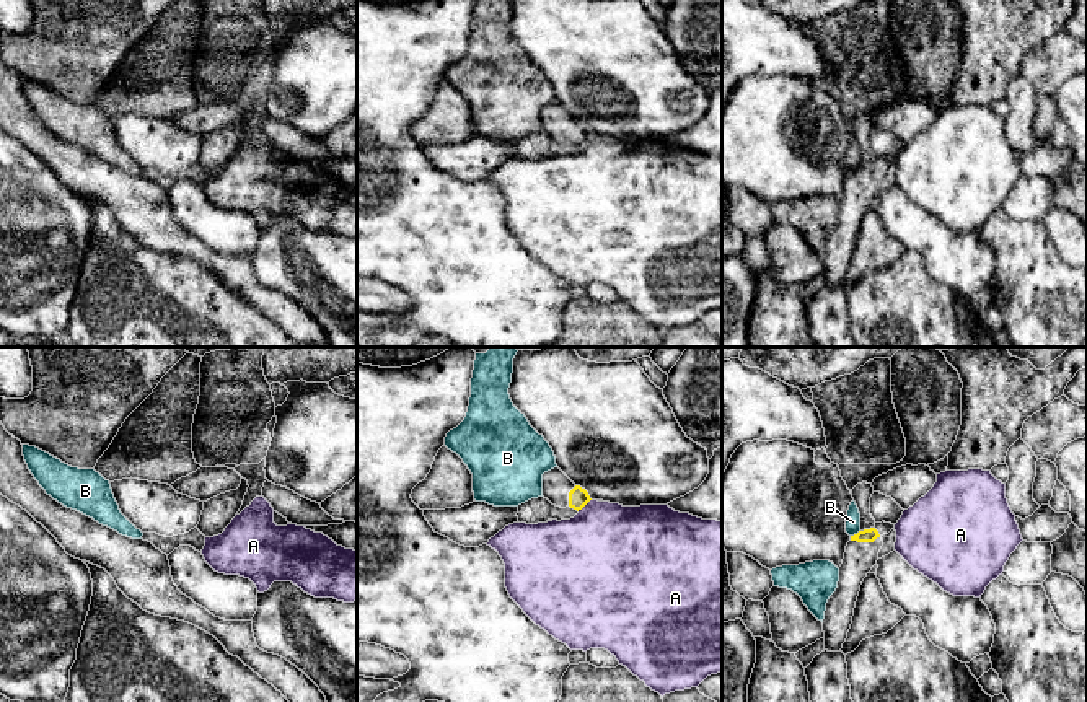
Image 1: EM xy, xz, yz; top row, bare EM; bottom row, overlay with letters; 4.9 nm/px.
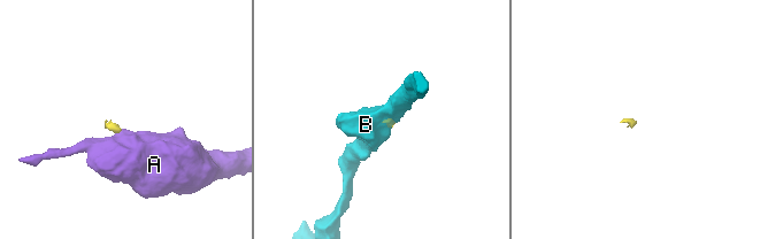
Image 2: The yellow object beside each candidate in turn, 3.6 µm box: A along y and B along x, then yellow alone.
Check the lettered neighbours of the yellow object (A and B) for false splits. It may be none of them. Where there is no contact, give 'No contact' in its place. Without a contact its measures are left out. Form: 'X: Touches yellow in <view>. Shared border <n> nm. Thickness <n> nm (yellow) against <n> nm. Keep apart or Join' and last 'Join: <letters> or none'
A: Touches yellow in xz. Shared border 90 nm. Thickness 100 nm (yellow) against 460 nm. Keep apart
B: Touches yellow in yz. Shared border 60 nm. Thickness 70 nm (yellow) against 80 nm. Keep apart
Join: none

